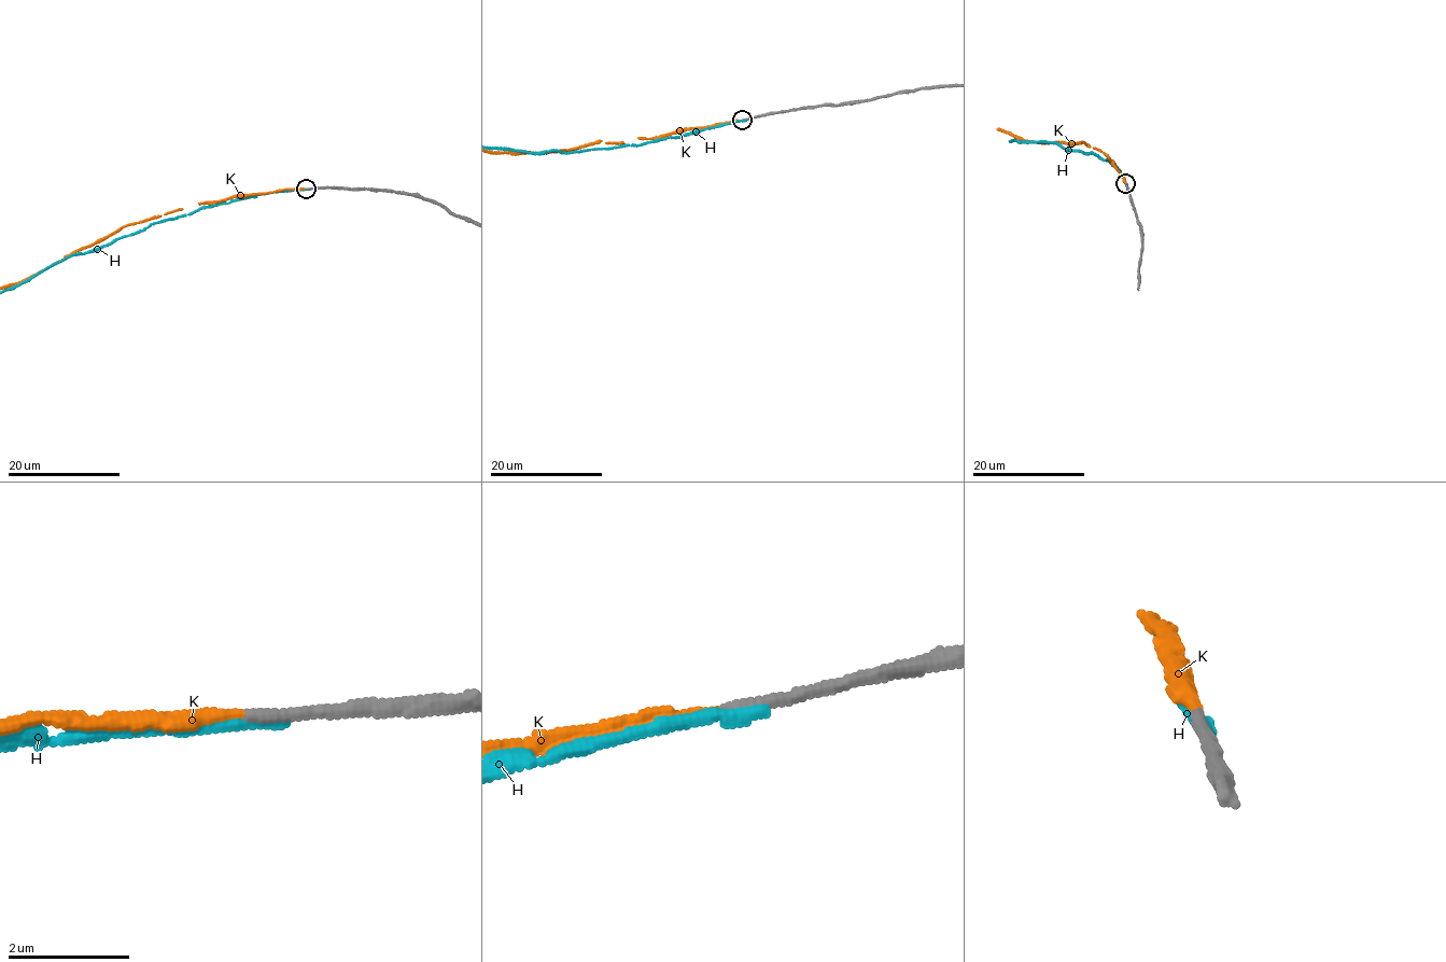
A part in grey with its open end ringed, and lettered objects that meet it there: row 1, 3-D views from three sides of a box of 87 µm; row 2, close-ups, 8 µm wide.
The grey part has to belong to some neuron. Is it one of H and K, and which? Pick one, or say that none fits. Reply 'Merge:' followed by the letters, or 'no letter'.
Merge: K

